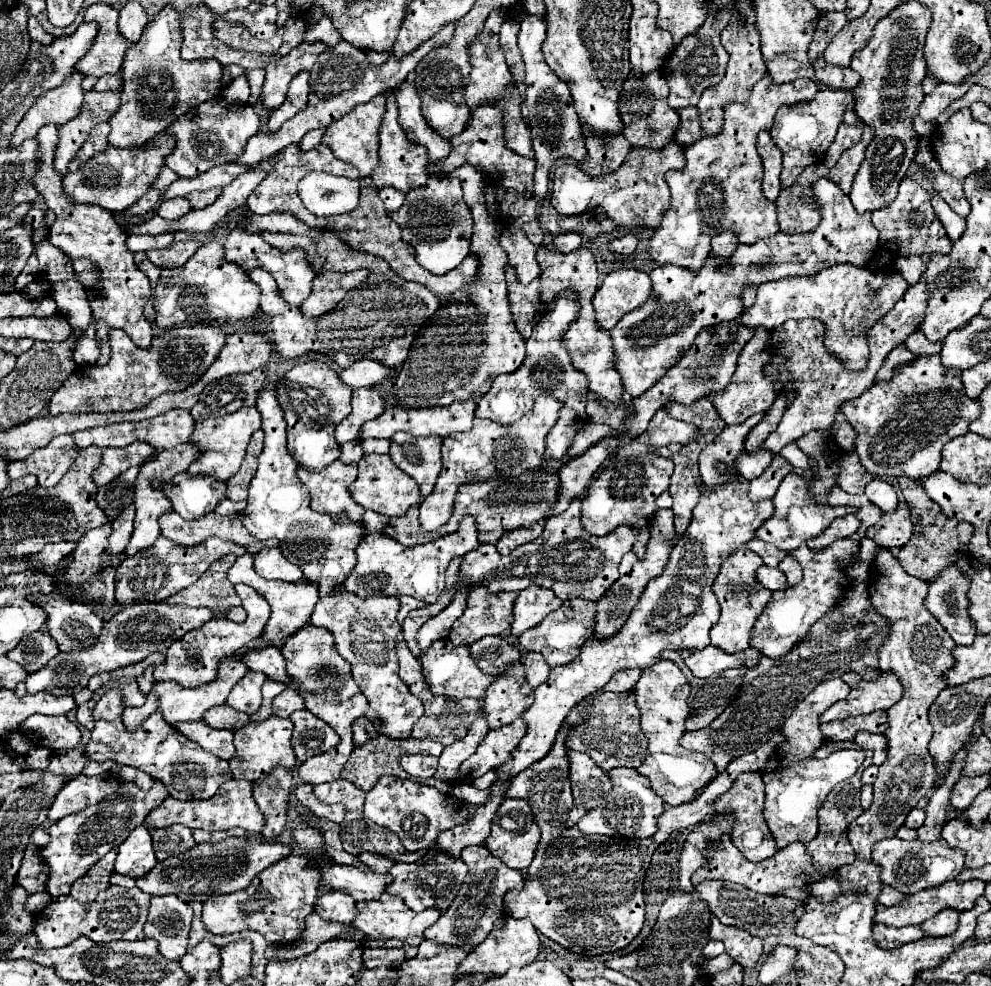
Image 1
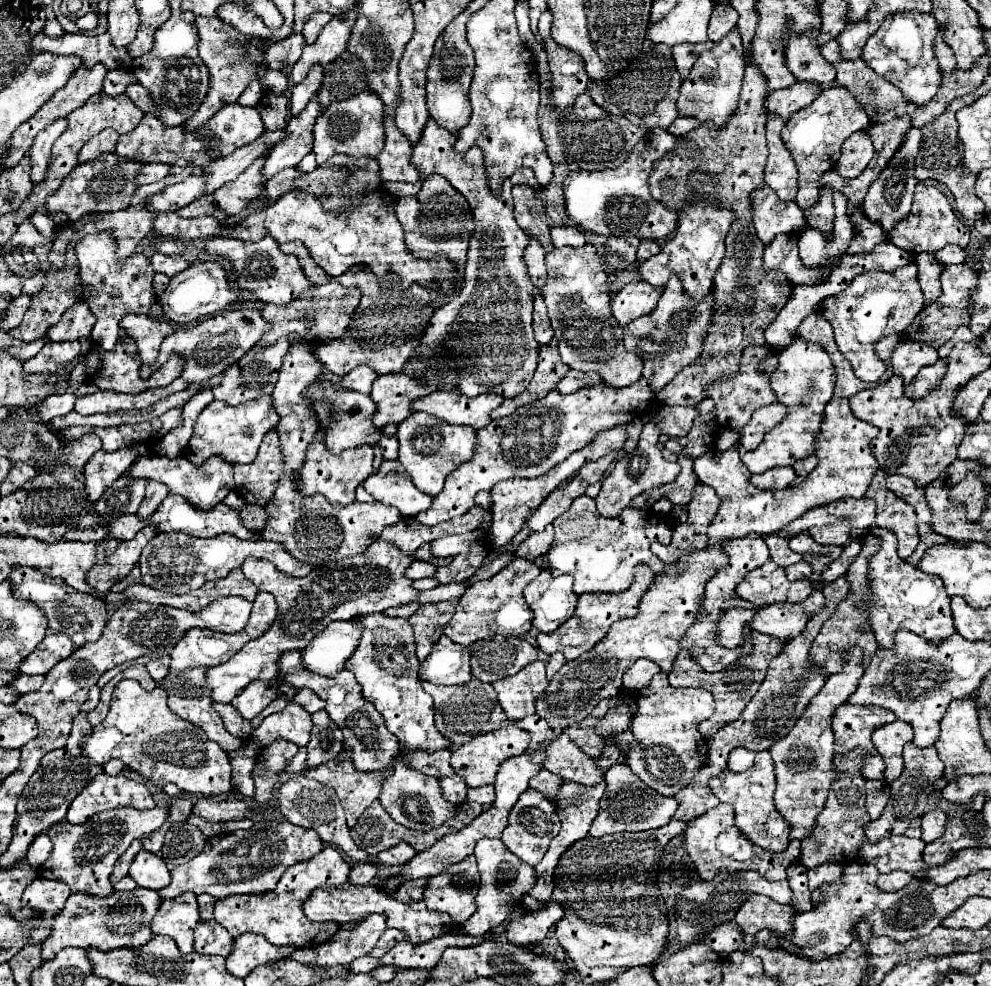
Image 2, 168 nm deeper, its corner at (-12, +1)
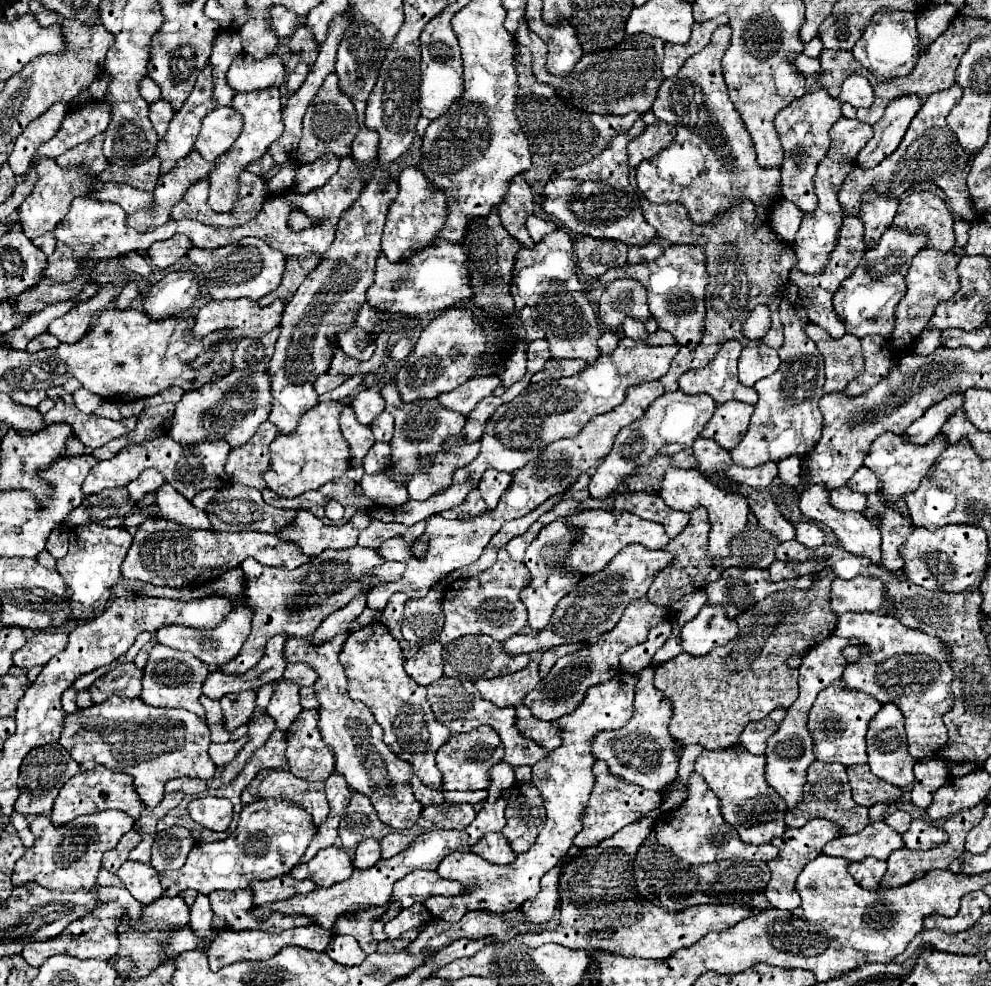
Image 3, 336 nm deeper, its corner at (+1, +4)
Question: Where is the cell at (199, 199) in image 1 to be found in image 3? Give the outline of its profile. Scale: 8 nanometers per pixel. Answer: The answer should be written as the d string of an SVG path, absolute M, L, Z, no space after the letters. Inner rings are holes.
M271 86L265 90L253 90L253 92L237 92L233 96L231 108L241 112L243 116L243 130L239 134L239 138L233 142L233 146L221 156L217 158L217 166L213 168L213 174L209 174L209 206L215 212L227 212L235 206L237 198L237 188L239 188L239 180L237 176L245 170L245 166L257 158L261 158L269 144L275 142L281 134L283 134L283 106L281 106L281 92L279 88Z

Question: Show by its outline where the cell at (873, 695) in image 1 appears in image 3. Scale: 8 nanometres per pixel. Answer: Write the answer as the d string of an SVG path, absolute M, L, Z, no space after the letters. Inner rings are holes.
M869 612L841 614L835 634L845 638L855 636L863 644L867 644L861 648L861 660L847 666L843 672L843 682L847 684L847 688L871 694L881 704L895 702L895 706L905 716L909 754L917 760L925 756L935 756L937 750L947 742L943 714L953 706L953 672L949 668L949 656L941 640L925 632L901 626L901 622L893 616Z

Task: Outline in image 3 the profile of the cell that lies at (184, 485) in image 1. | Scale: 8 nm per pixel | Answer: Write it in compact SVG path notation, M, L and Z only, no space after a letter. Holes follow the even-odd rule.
M161 436L161 438L155 438L155 440L149 440L149 442L141 442L141 444L133 444L133 446L125 446L121 448L113 458L109 460L101 460L97 462L97 466L91 468L89 476L85 478L83 482L83 496L91 496L91 494L97 494L105 488L119 488L119 486L127 486L129 482L133 482L145 468L157 468L163 476L165 476L165 482L171 484L179 494L183 494L185 498L193 498L195 494L207 490L207 488L223 488L227 484L229 478L225 478L225 462L227 462L227 456L231 452L231 446L227 442L197 442L195 446L181 446L179 442L173 442L173 438L167 436Z

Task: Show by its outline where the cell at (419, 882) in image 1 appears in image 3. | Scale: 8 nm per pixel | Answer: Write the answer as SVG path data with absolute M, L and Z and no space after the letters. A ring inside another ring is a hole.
M619 672L609 682L589 688L583 702L571 714L565 714L559 720L555 720L557 726L561 726L563 730L561 732L563 744L533 766L533 780L531 780L531 784L541 790L541 798L545 802L545 810L547 810L545 828L539 832L533 846L525 854L517 856L513 864L505 864L505 866L491 864L473 852L449 854L437 868L439 876L457 880L469 886L471 892L461 896L451 896L451 898L445 898L445 896L429 898L425 906L431 910L433 916L447 922L457 922L469 910L489 910L495 914L503 914L509 910L517 910L521 902L537 894L541 876L549 872L567 854L567 850L573 844L573 838L579 834L583 826L581 814L589 800L589 792L595 784L595 776L591 772L591 766L595 762L591 752L591 738L601 730L617 730L625 726L625 722L633 716L635 684L637 684L637 674Z

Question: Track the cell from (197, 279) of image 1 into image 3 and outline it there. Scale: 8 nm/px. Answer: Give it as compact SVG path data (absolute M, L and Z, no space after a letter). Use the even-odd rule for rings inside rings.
M169 272L149 288L143 300L145 314L153 320L177 316L189 310L199 298L199 282L193 272Z

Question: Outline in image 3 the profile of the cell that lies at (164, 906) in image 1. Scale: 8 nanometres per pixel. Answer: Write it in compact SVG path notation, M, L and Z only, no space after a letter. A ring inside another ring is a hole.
M181 896L175 898L159 898L157 902L149 904L143 910L141 920L151 922L151 920L165 920L169 924L179 924L185 926L189 922L189 906Z

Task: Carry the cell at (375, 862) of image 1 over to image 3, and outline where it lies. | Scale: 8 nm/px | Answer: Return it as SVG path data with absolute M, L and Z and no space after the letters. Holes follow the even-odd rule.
M391 832L385 838L381 838L381 856L383 858L391 858L391 856L399 854L401 850L405 850L411 842L413 842L413 834Z

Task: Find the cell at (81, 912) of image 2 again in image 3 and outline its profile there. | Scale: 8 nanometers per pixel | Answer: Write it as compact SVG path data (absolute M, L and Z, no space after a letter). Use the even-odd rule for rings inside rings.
M99 886L97 892L101 894L101 900L103 902L91 914L87 914L85 918L75 920L73 924L69 924L53 940L47 940L47 942L27 942L25 944L21 956L25 958L25 962L29 966L39 968L53 954L69 954L69 956L75 956L75 958L81 958L81 960L87 960L87 958L103 958L103 960L109 960L109 958L113 958L117 954L117 950L119 950L117 924L121 922L121 918L125 914L129 914L129 918L133 922L137 922L141 918L141 904L125 888L101 888Z

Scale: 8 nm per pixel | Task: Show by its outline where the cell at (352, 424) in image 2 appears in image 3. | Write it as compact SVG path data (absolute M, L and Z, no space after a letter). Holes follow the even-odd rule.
M375 388L363 390L353 400L353 410L357 414L357 420L365 426L371 426L373 420L383 412L383 408L385 408L385 402L383 402L379 390L375 390Z

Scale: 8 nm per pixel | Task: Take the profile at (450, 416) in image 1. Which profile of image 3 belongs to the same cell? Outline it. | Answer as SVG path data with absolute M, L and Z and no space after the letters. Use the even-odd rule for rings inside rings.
M477 376L465 384L457 386L455 390L441 394L437 400L443 408L455 410L455 412L467 416L477 406L477 402L485 396L491 396L499 384L501 384L499 376Z

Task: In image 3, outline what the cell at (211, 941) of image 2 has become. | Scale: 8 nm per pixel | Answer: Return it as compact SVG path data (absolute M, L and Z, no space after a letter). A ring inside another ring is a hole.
M199 894L191 906L191 928L193 928L193 932L199 938L211 938L213 936L211 920L213 920L213 910L209 906L209 896Z

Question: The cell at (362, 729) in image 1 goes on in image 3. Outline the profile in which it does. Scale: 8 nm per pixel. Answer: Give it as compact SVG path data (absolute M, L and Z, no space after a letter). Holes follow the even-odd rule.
M339 634L319 648L305 644L301 638L289 638L285 646L285 658L287 662L307 662L319 674L319 680L313 686L317 700L321 702L319 730L335 754L335 772L341 774L355 792L365 794L373 802L381 822L395 830L409 830L423 810L409 786L409 776L413 772L409 762L401 762L389 750L389 746L385 746L383 728L373 718L371 710L363 702L349 698L345 670L339 662L339 652L345 644L345 638L349 638L349 634Z

